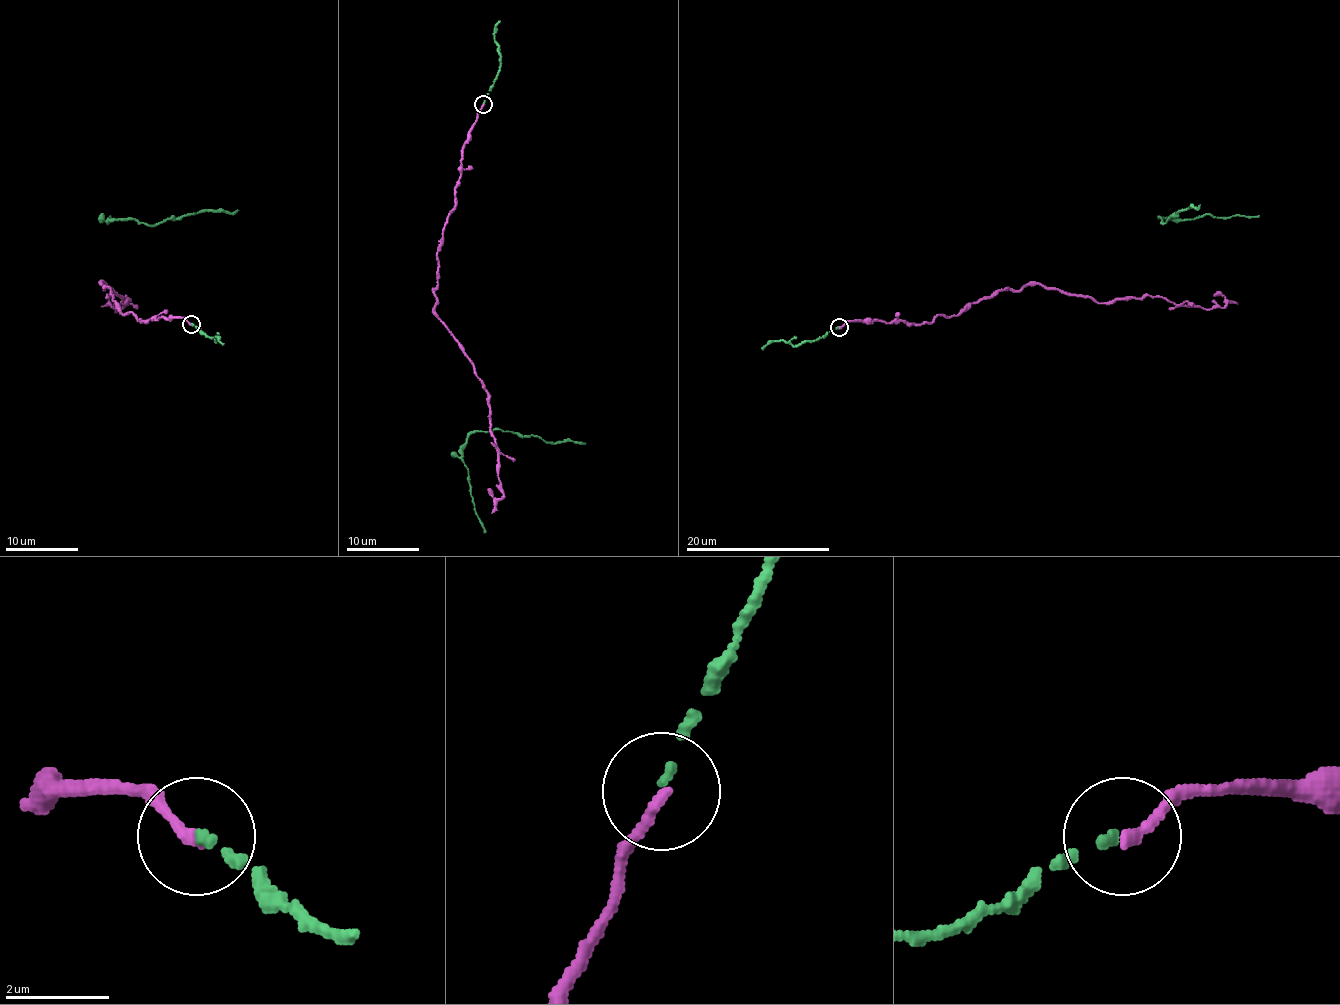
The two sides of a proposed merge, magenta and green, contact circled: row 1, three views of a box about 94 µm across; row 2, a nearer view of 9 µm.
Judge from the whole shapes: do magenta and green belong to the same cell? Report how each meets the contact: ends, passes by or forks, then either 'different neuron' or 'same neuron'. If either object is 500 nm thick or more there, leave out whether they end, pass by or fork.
magenta ends there; green ends there; same neuron

